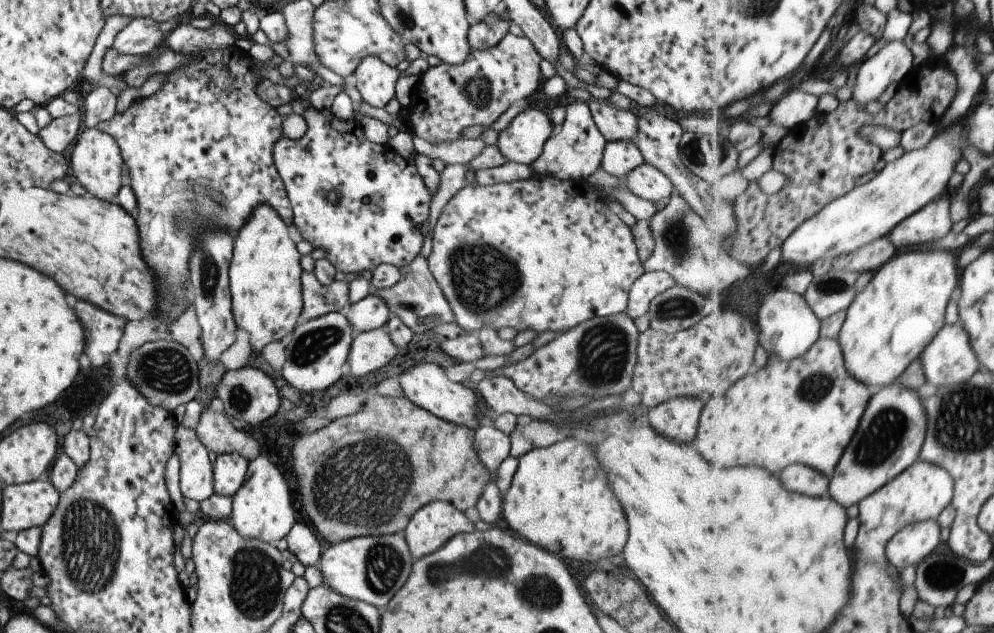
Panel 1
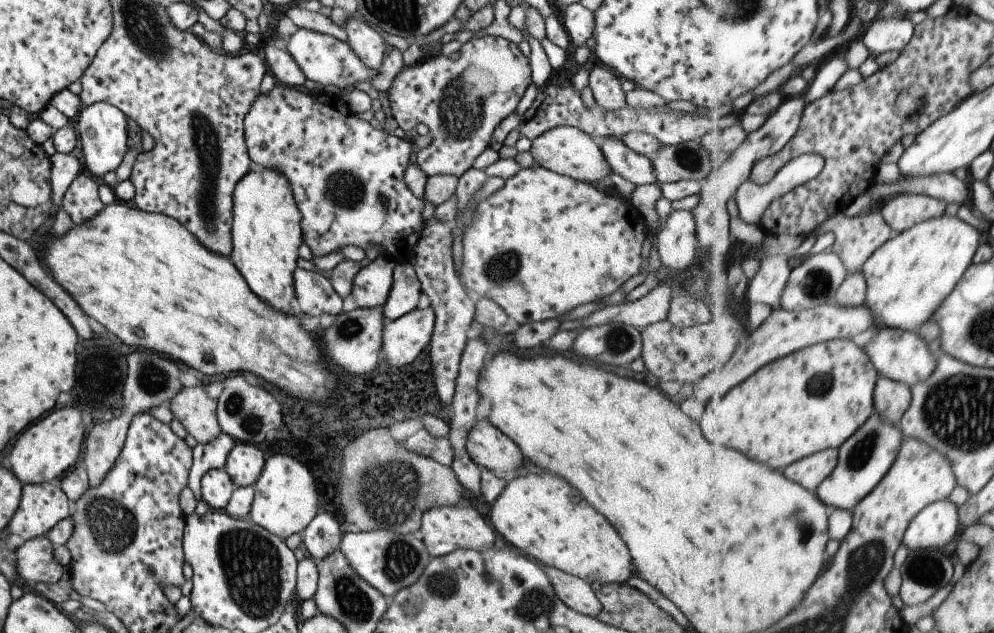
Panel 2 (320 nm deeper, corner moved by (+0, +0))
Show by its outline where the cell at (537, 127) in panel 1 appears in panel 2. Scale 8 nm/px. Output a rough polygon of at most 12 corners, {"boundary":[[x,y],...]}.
{"boundary":[[569,126],[531,140],[536,166],[596,183],[612,173],[598,141]]}

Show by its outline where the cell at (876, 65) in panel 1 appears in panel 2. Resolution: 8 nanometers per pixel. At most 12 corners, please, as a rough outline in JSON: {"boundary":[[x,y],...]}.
{"boundary":[[910,18],[875,20],[861,39],[874,57],[913,39]]}

